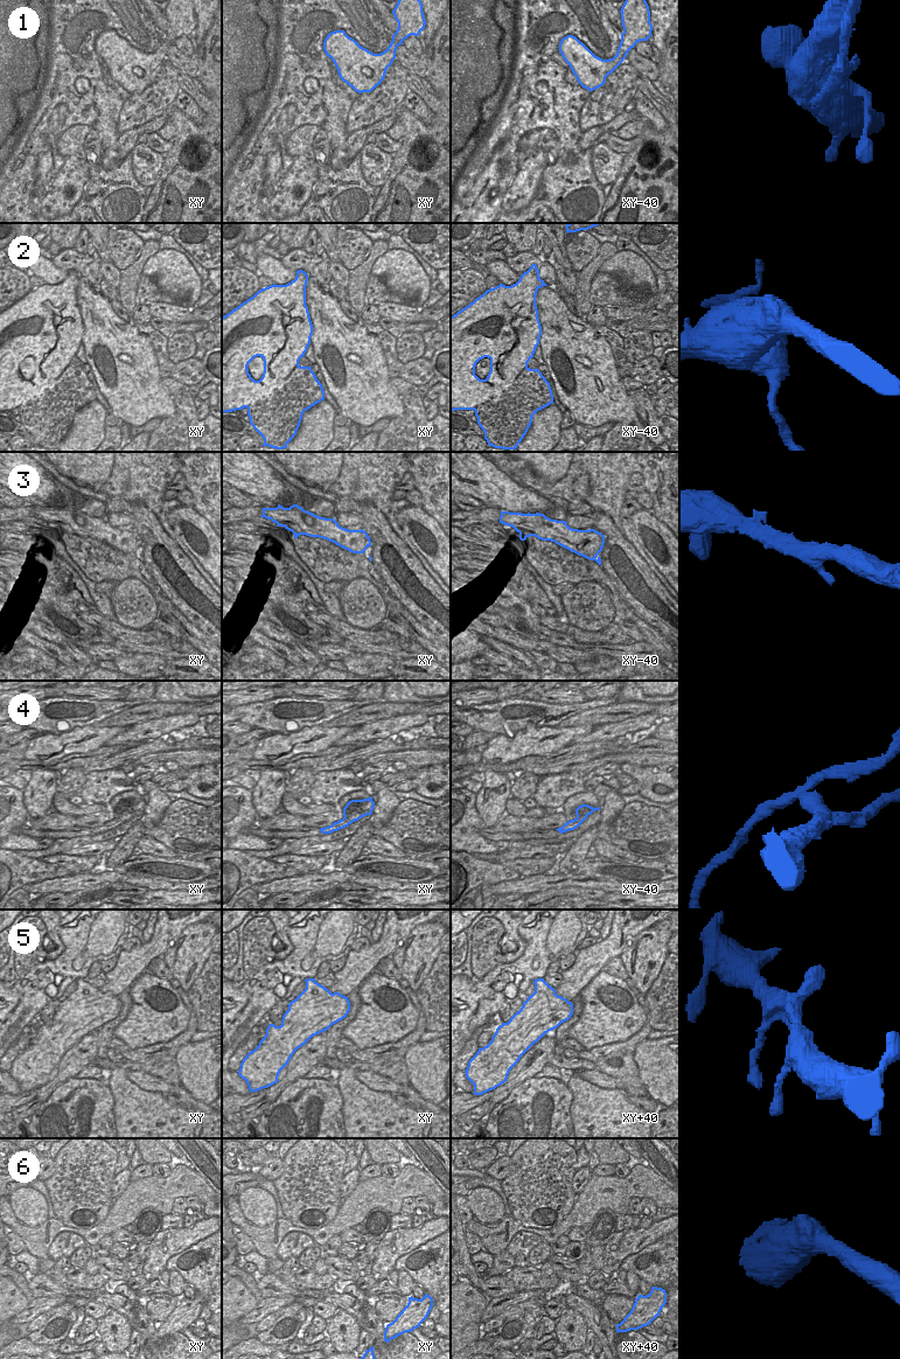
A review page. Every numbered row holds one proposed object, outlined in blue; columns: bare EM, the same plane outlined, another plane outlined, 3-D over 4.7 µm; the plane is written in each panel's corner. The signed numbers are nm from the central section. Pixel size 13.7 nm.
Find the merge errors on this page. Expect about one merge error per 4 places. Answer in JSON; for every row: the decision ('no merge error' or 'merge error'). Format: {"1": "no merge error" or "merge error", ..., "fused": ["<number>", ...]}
{"1": "no merge error", "2": "merge error", "3": "no merge error", "4": "merge error", "5": "no merge error", "6": "no merge error", "fused": ["2", "4"]}

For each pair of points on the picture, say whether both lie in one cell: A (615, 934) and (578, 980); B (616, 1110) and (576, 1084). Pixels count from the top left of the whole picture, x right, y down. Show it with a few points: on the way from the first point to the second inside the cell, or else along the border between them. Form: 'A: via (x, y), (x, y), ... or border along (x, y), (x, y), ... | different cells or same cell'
A: via (608, 946), (586, 968) | same cell
B: via (606, 1110), (602, 1110), (586, 1094) | same cell

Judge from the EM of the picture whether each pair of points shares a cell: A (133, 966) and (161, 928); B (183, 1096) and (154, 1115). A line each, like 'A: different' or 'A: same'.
A: same
B: different

